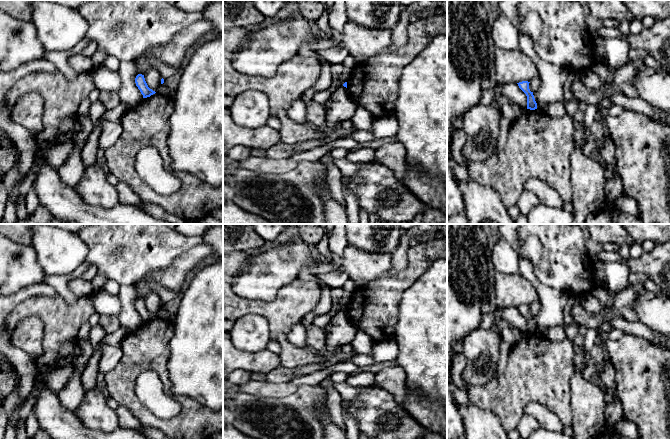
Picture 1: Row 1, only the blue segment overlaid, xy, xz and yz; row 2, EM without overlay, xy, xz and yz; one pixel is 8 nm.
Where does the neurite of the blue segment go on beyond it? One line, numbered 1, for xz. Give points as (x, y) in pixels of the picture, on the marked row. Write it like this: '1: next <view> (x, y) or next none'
1: next none

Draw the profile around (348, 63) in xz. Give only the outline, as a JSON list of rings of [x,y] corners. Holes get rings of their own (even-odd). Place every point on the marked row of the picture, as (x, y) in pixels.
[[[349,56],[344,60],[343,65],[344,65],[344,70],[339,75],[339,81],[340,81],[341,86],[343,86],[343,84],[345,82],[347,82],[347,80],[349,79],[349,77],[353,71],[355,62],[354,62],[353,58],[351,56]]]

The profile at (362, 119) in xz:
[[[357,107],[355,114],[351,118],[355,128],[360,131],[372,131],[373,120],[372,115],[366,109]]]

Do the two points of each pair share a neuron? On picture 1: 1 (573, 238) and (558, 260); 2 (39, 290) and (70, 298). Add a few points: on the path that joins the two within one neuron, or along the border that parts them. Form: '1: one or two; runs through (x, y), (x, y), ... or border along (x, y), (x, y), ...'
1: one; runs through (568, 243), (563, 248), (563, 255)
2: two; border along (43, 282), (50, 285), (57, 293)

